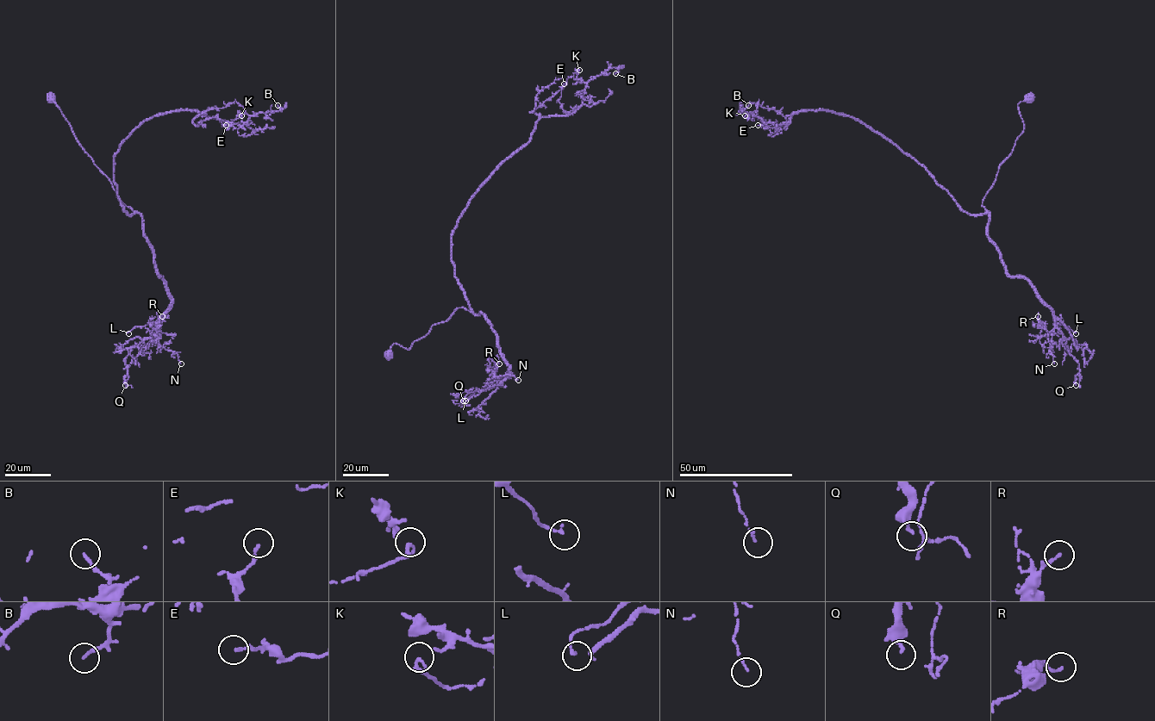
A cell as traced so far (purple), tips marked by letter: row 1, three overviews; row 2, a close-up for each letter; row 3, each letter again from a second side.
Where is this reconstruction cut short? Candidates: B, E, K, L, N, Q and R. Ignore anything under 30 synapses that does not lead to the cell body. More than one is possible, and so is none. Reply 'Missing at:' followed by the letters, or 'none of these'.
Missing at: none of these

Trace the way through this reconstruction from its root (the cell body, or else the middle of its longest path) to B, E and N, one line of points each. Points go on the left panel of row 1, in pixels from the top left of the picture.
B: (52, 98), (129, 215), (114, 157), (146, 120), (196, 110), (245, 124), (277, 105)
E: (52, 98), (78, 142), (134, 212), (129, 215), (116, 191), (114, 157), (143, 121), (196, 110), (226, 125)
N: (52, 98), (118, 198), (140, 214), (155, 271), (171, 299), (155, 340), (175, 351), (181, 363)

